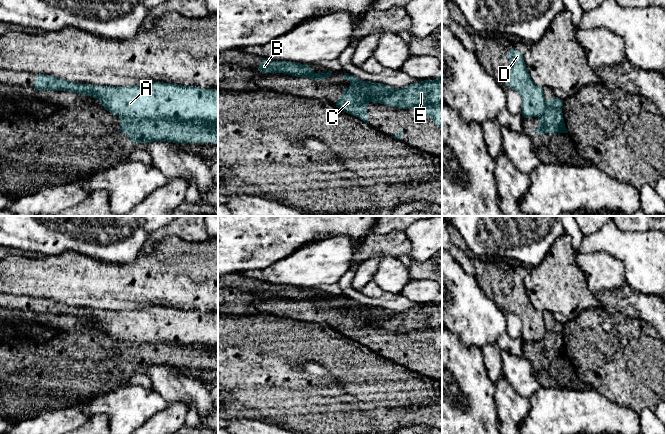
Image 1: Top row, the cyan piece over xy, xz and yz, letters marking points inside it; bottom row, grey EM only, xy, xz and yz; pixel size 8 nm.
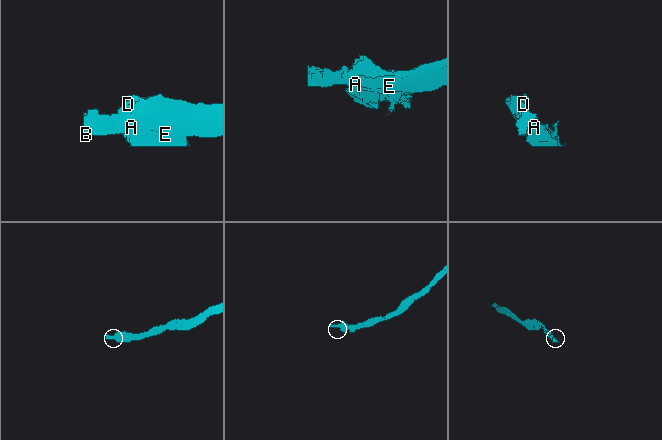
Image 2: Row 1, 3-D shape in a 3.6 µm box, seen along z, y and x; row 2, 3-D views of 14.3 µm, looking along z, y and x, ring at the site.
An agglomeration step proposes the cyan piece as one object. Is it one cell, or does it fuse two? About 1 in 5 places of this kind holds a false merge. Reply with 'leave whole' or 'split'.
split

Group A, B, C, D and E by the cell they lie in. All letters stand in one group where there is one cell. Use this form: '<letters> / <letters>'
A B D E / C

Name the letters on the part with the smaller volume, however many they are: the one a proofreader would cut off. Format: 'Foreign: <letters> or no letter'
Foreign: C

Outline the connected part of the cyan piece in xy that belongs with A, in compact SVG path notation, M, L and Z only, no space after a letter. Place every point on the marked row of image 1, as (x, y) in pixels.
M36 74L36 90L70 91L97 99L104 109L119 117L173 119L184 122L218 122L218 90L164 82L144 82L134 86L111 87L75 83L50 75Z

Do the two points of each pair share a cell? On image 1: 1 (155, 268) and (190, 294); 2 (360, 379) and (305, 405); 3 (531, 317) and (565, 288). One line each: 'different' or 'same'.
1: same
2: same
3: different

